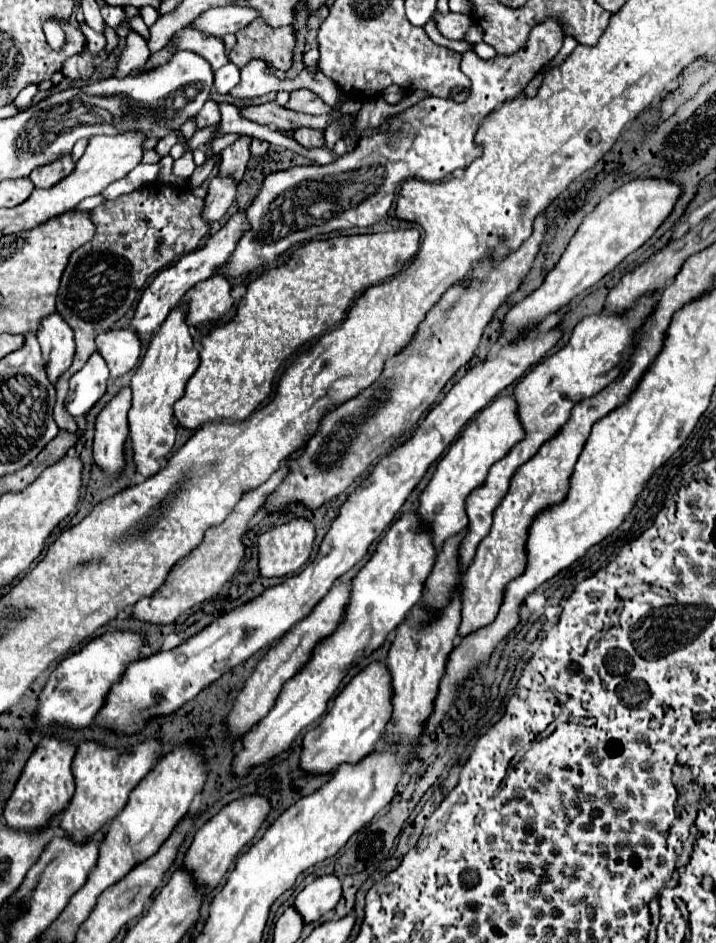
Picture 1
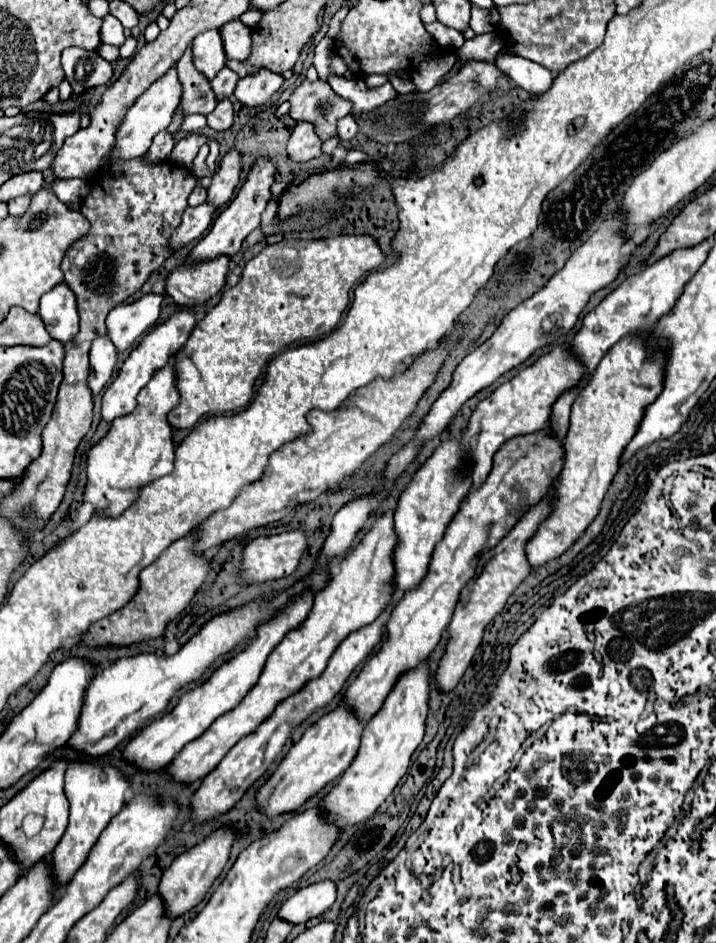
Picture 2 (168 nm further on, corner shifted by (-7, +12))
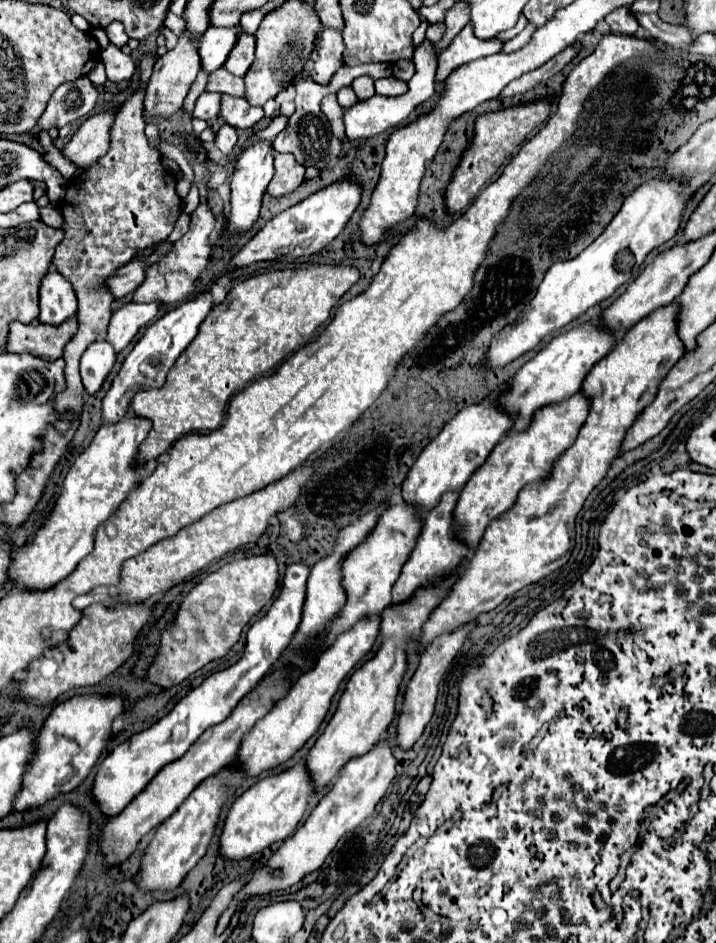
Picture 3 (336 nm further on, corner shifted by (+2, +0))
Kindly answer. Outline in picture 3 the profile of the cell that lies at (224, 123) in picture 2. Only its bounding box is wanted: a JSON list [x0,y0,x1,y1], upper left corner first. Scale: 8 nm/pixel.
[214,122,238,154]

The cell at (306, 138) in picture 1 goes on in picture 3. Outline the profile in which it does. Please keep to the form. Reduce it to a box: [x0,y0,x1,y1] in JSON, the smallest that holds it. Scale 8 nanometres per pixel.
[268,154,304,196]

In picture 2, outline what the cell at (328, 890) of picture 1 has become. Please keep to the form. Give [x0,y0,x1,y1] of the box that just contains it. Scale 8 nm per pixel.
[277,880,337,924]

